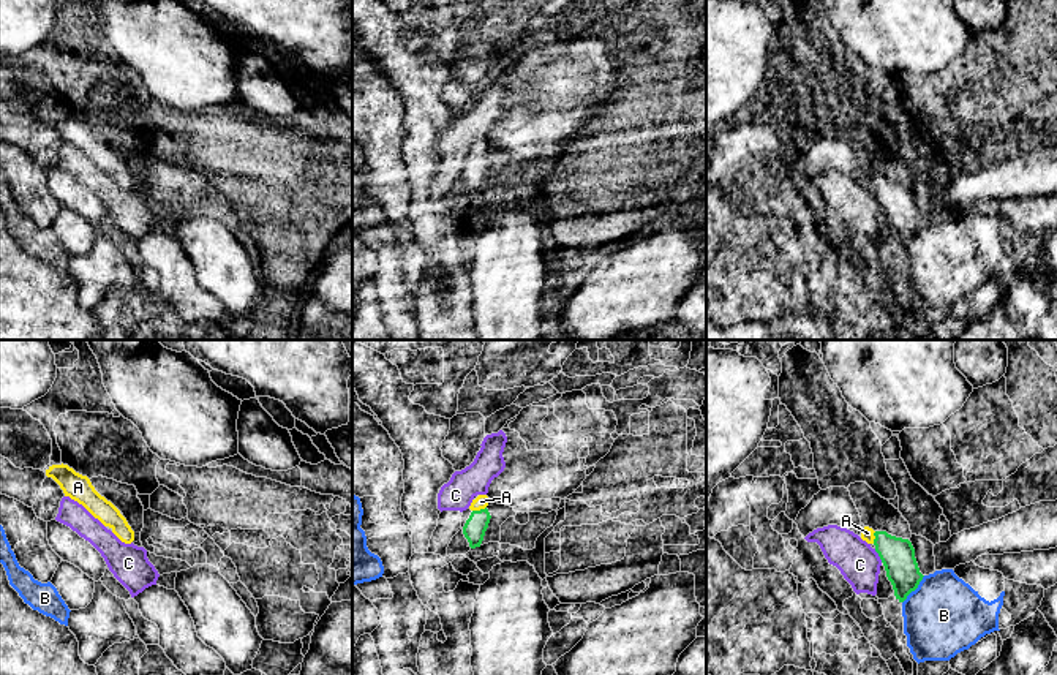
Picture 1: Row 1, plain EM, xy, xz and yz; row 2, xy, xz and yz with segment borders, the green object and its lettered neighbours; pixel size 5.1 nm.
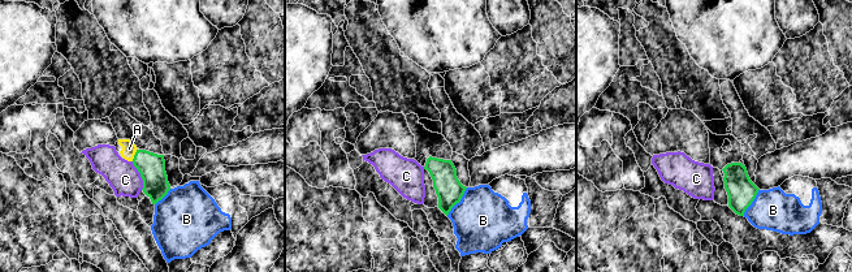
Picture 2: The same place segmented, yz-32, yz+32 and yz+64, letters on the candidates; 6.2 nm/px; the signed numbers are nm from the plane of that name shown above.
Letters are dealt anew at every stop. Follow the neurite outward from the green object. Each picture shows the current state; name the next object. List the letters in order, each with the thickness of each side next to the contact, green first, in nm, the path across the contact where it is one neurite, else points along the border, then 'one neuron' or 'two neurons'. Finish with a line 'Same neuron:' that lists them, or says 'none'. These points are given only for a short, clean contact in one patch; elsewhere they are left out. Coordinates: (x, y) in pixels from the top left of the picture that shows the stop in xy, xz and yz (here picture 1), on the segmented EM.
A: 120 nm thick on the green side, 70 nm on the other; runs through xz (474, 528), (481, 509), (481, 501); one neuron
B: 180 nm thick on the green side, 400 nm on the other; two neurons
C: 180 nm thick on the green side, 200 nm on the other; border along yz (874, 549), (882, 561); two neurons
Same neuron: A

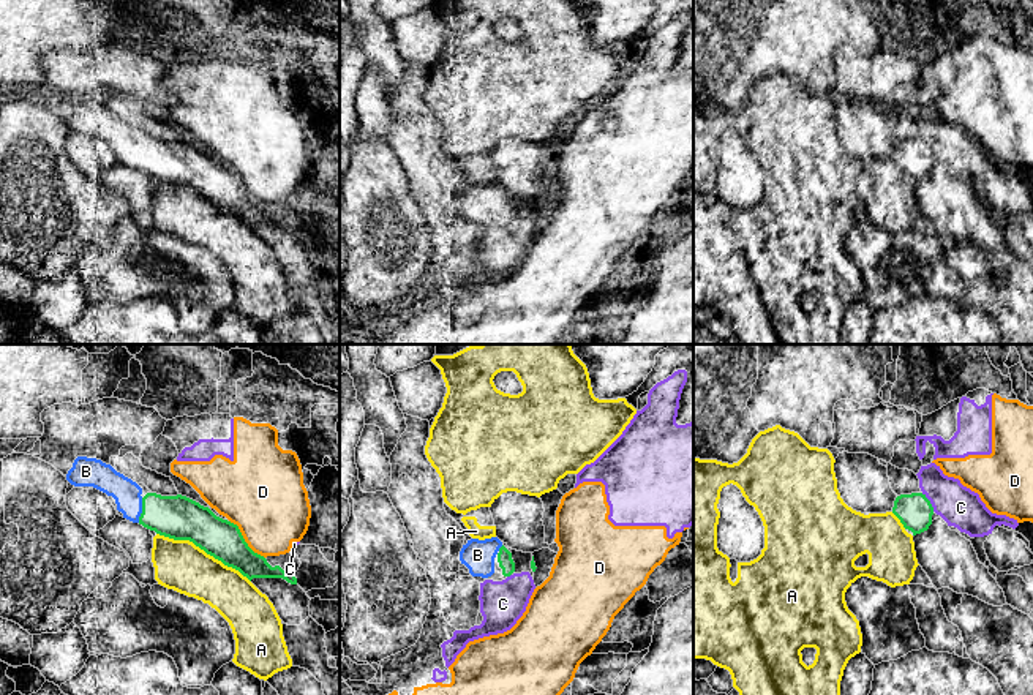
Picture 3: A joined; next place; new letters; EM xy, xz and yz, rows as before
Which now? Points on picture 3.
A: 220 nm thick on the green side, 260 nm on the other; two neurons
B: 220 nm thick on the green side, 140 nm on the other; runs through xy (177, 517), (142, 510), (127, 493); one neuron
C: 180 nm thick on the green side, 200 nm on the other; border along yz (921, 493), (934, 510); two neurons
D: 200 nm thick on the green side, 400 nm on the other; border along xy (229, 520), (237, 526), (244, 540), (264, 558); two neurons
Same neuron: B

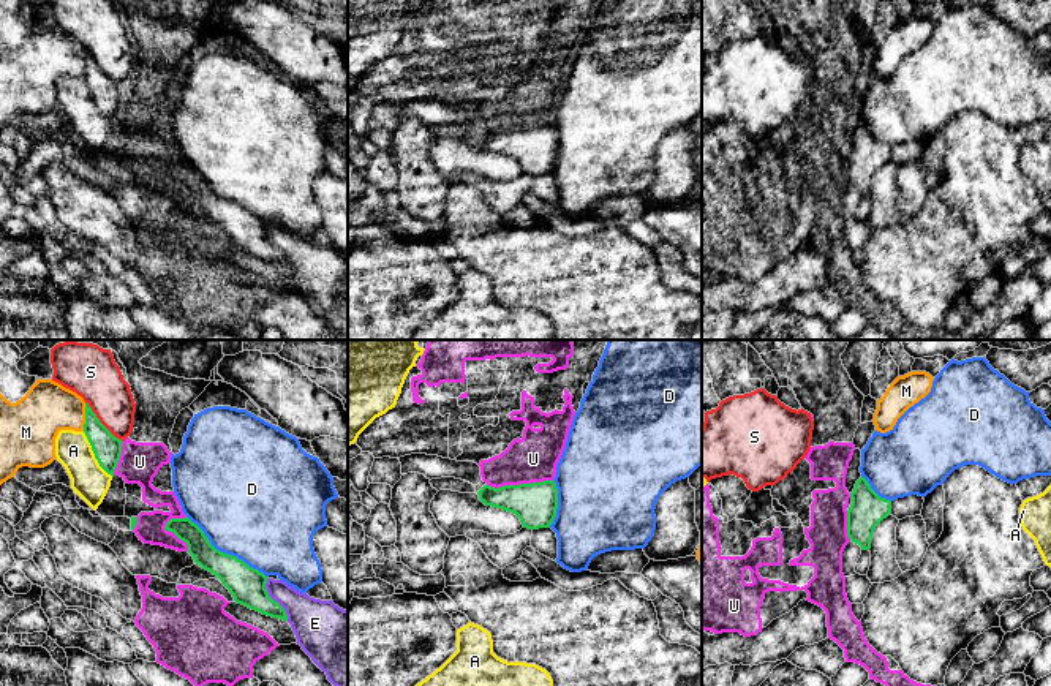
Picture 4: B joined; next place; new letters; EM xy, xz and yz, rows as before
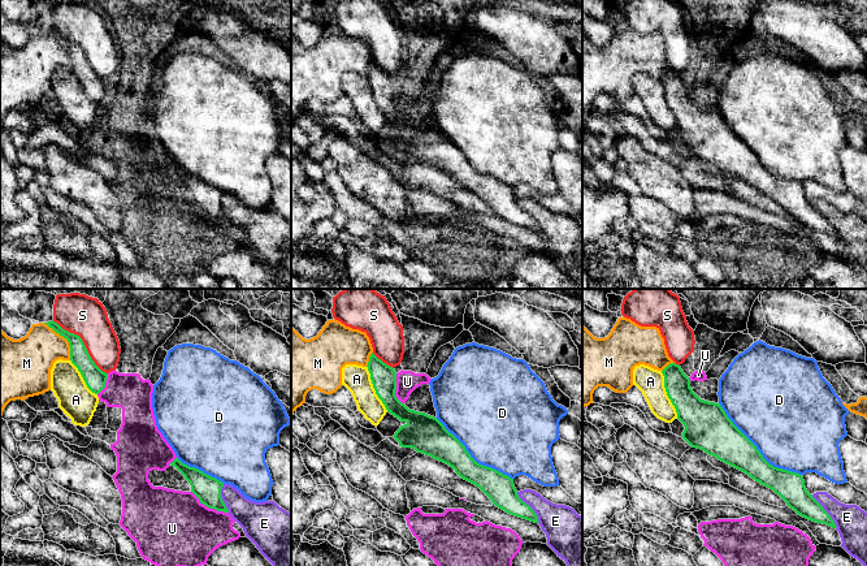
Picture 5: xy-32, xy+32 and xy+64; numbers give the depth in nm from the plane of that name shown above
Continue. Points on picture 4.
A: 140 nm thick on the green side, 180 nm on the other; two neurons
D: 190 nm thick on the green side, 480 nm on the other; two neurons
E: 190 nm thick on the green side, 240 nm on the other; two neurons
M: 140 nm thick on the green side, 260 nm on the other; two neurons
S: 140 nm thick on the green side, 260 nm on the other; two neurons
U: 220 nm thick on the green side, 240 nm on the other; two neurons
Same neuron: none

